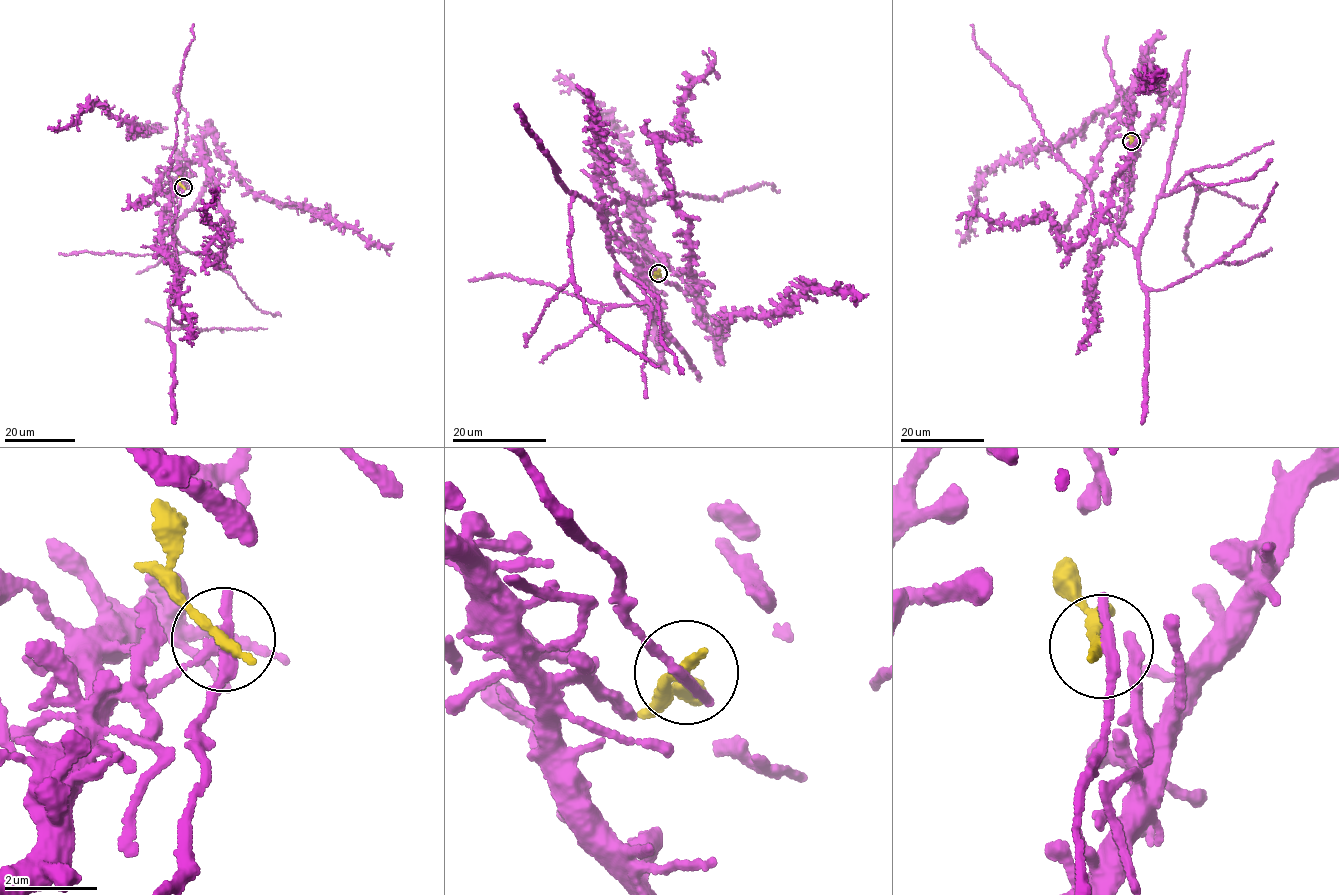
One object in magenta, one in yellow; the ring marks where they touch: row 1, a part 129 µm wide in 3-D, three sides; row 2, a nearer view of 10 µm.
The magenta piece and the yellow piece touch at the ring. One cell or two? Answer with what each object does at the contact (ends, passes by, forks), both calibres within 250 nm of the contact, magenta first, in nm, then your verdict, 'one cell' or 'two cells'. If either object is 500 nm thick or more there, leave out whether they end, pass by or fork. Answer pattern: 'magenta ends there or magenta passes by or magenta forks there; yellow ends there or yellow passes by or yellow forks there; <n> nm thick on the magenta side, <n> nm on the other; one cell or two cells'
magenta ends there; yellow ends there; 300 nm thick on the magenta side, 240 nm on the other; two cells

